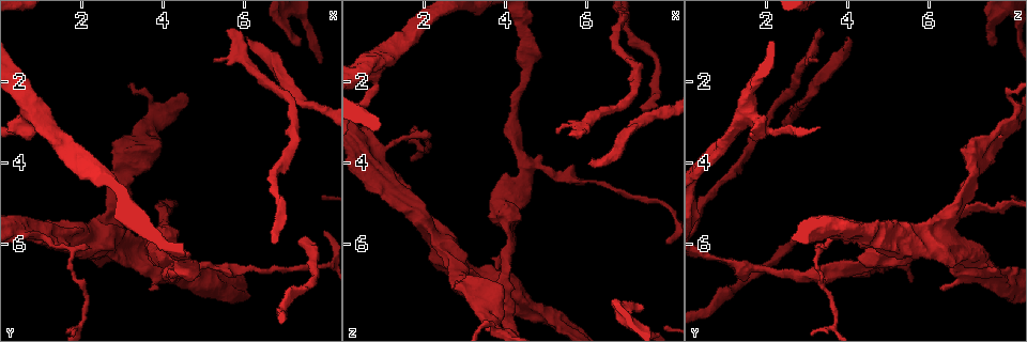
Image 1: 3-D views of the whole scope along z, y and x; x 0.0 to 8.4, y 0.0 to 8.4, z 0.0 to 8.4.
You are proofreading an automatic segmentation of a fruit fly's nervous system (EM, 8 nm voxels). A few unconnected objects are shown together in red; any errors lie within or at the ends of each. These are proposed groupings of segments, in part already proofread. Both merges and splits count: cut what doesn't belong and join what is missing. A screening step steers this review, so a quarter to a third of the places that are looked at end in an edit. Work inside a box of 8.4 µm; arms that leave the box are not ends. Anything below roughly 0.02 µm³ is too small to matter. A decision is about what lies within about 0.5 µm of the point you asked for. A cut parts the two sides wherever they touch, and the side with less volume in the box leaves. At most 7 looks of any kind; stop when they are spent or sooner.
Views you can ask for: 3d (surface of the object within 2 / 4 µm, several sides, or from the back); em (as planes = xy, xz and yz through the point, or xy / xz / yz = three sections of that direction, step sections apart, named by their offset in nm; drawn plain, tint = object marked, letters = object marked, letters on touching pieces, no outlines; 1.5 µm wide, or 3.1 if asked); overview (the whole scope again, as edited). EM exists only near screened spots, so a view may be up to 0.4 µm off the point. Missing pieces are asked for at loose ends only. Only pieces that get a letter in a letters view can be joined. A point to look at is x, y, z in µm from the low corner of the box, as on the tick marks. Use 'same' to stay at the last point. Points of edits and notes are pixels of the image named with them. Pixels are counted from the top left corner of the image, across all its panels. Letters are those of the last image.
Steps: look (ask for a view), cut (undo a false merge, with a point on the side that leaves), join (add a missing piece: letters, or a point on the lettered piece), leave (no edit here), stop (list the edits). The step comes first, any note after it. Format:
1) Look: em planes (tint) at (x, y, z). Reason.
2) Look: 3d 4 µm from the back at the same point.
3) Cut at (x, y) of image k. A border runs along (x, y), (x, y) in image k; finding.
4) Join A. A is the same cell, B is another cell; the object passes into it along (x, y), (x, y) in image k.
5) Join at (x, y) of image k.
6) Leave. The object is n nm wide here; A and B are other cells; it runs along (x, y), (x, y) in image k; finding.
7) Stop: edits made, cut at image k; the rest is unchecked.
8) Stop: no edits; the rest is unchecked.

Look: 3d 2 µm at (7.95, 5.75, 5.90). An open end.

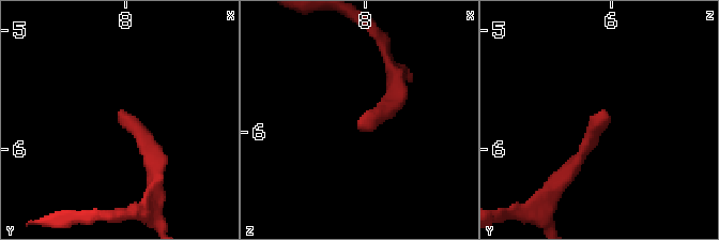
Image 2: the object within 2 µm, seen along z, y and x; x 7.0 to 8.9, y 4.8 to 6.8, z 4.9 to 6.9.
Look: em planes (letters) at (7.94, 5.68, 5.94).

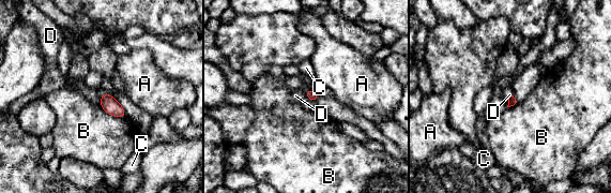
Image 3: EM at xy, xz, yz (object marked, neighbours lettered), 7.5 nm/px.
Leave. A, B, C and D are other cells; a border runs along (102, 94), (98, 103) in image 3; no lettered piece goes on from it.

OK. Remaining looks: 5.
Look: 3d 2 µm at (7.60, 5.80, 2.65).

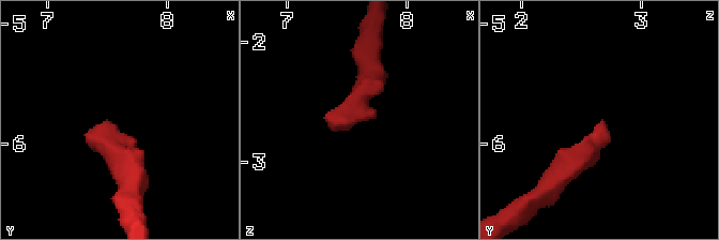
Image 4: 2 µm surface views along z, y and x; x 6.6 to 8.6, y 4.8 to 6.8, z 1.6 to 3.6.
Look: em planes (plain) at (7.56, 5.84, 2.64).

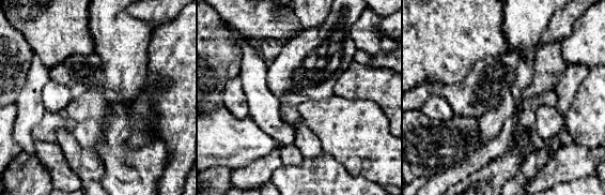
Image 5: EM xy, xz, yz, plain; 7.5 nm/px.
Look: em planes (letters) at the same point.

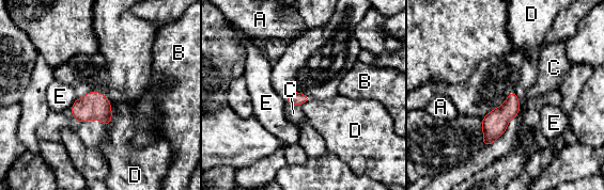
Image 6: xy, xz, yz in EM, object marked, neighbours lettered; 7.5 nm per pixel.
Join at (293, 113) of image 6. C is the same cell, A, B, D and E are other cells; the object passes into it along (295, 97), (293, 103), (293, 113) in image 6; it goes on there.

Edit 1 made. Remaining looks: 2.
Look: 3d 2 µm from the back at (4.80, 6.55, 4.05). Three arms meet.

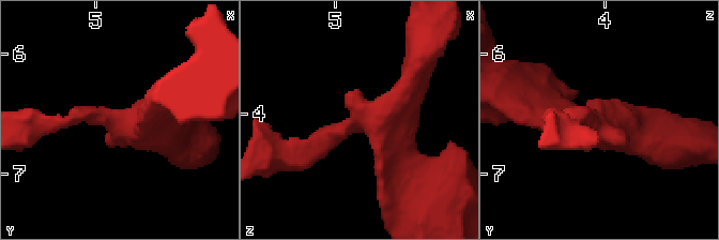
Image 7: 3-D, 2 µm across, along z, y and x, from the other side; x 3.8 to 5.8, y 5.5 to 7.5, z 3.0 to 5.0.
Look: em planes (letters) at (4.78, 6.54, 4.12). 3 arms meet here; the arms are 160, 220, 260 nm wide; now the EM.

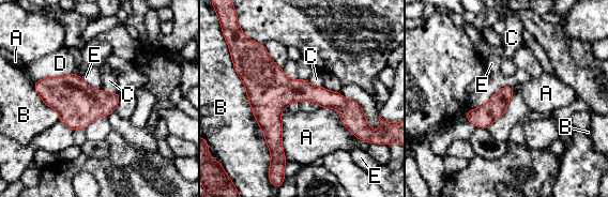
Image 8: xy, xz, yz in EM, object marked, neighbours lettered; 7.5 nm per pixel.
Leave. A, B, C, D and E are other cells; a border runs along (512, 87), (501, 87), (469, 109) in image 8; continuous, no second cell.

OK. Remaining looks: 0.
Stop: edits made, join at image 6; the rest is unchecked.

